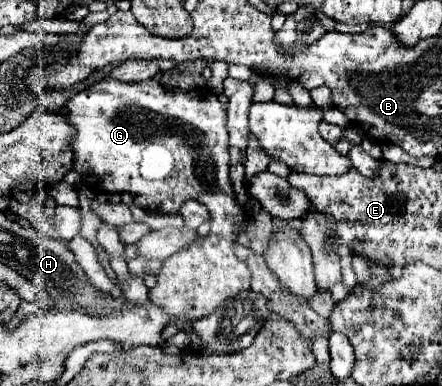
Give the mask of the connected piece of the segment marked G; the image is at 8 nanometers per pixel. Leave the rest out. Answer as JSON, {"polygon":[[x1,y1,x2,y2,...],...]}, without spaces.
{"polygon":[[105,77,99,83,75,93,65,103,63,111,69,125,75,129,69,145,73,149,73,169,81,177,87,179,89,173,89,177,95,179,95,185,99,185,105,193,131,193,135,205,147,211,159,209,163,213,177,213,187,199,197,199,211,213,209,235,195,239,193,245,187,245,163,261,163,267,157,275,157,287,149,291,151,303,179,321,197,321,213,313,225,299,249,289,249,267,245,261,235,257,233,245,237,233,251,219,251,213,239,205,229,179,227,115,213,91,165,89,157,79,125,83,113,77]]}

